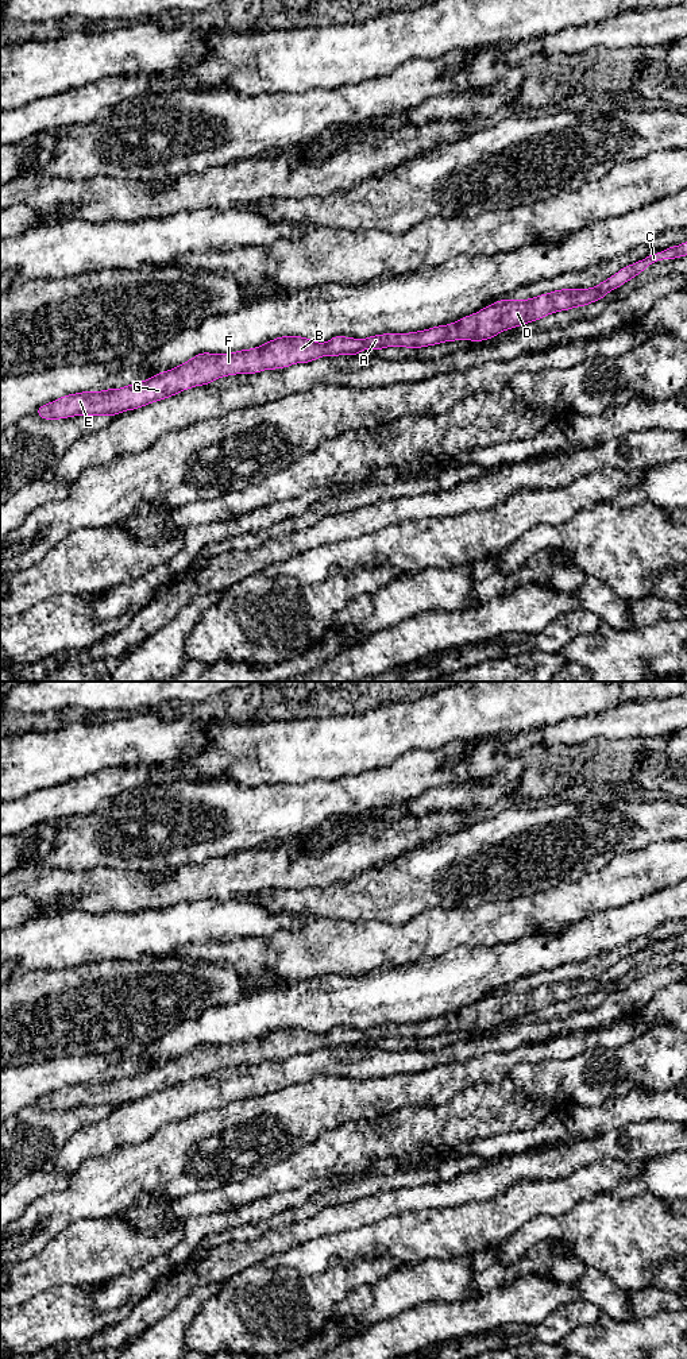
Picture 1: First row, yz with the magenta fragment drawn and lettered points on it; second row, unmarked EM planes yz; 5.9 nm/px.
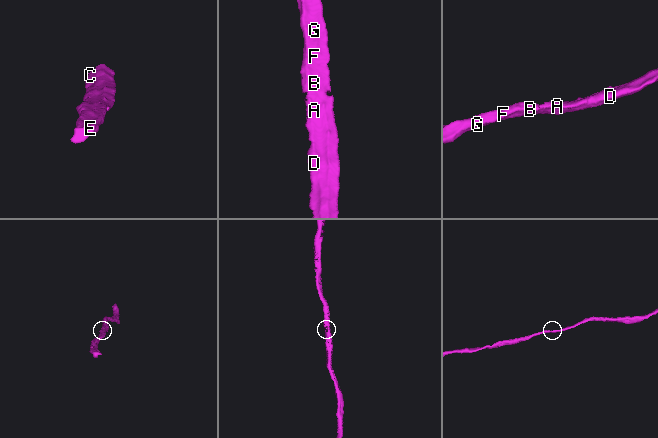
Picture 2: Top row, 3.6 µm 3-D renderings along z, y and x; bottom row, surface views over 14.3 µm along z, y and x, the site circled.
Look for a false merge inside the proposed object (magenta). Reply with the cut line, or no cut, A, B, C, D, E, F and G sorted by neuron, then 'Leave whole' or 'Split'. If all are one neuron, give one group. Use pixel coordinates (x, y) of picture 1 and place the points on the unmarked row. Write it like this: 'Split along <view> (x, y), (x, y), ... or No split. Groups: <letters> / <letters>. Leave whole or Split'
No split. Groups: A B C D E F G. Leave whole

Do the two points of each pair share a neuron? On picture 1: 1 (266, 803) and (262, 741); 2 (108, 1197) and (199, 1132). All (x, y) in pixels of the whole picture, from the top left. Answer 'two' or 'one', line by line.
1: two
2: one

